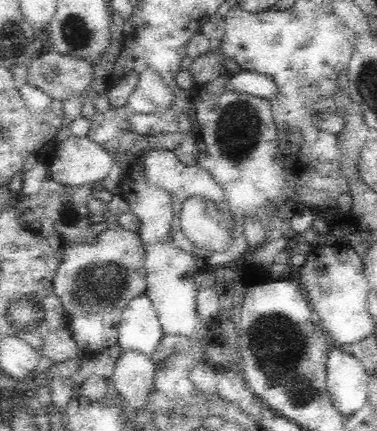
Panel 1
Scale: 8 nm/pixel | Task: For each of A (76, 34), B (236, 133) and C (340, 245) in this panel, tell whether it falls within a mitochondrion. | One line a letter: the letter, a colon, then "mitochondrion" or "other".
A: mitochondrion
B: mitochondrion
C: other

